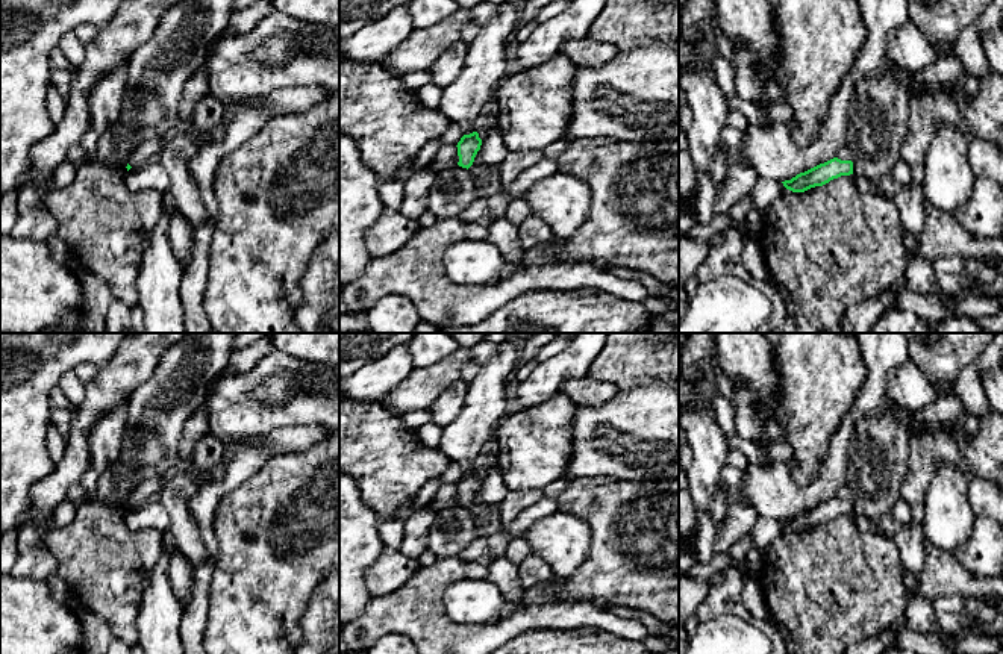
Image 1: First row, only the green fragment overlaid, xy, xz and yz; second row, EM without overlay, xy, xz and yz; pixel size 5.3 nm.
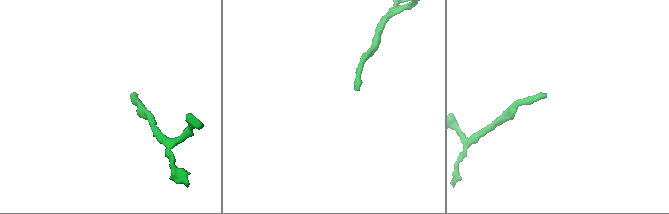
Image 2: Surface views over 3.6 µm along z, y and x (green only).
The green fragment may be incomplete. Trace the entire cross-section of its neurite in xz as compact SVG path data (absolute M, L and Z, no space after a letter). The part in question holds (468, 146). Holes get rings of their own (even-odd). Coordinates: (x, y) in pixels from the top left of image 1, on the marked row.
M477 132L464 135L456 145L459 156L458 165L468 170L473 165L474 157L480 150L480 145L482 145L482 139L479 138Z

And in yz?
M833 157L782 183L792 192L805 192L811 188L823 186L833 179L850 174L853 174L853 162Z

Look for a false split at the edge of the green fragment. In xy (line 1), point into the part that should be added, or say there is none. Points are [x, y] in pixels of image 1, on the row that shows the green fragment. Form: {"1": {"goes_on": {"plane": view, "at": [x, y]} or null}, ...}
{"1": {"goes_on": null}}

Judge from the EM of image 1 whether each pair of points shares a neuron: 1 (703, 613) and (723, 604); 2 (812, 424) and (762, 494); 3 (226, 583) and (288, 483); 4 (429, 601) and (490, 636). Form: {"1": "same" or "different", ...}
{"1": "same", "2": "different", "3": "same", "4": "same"}

